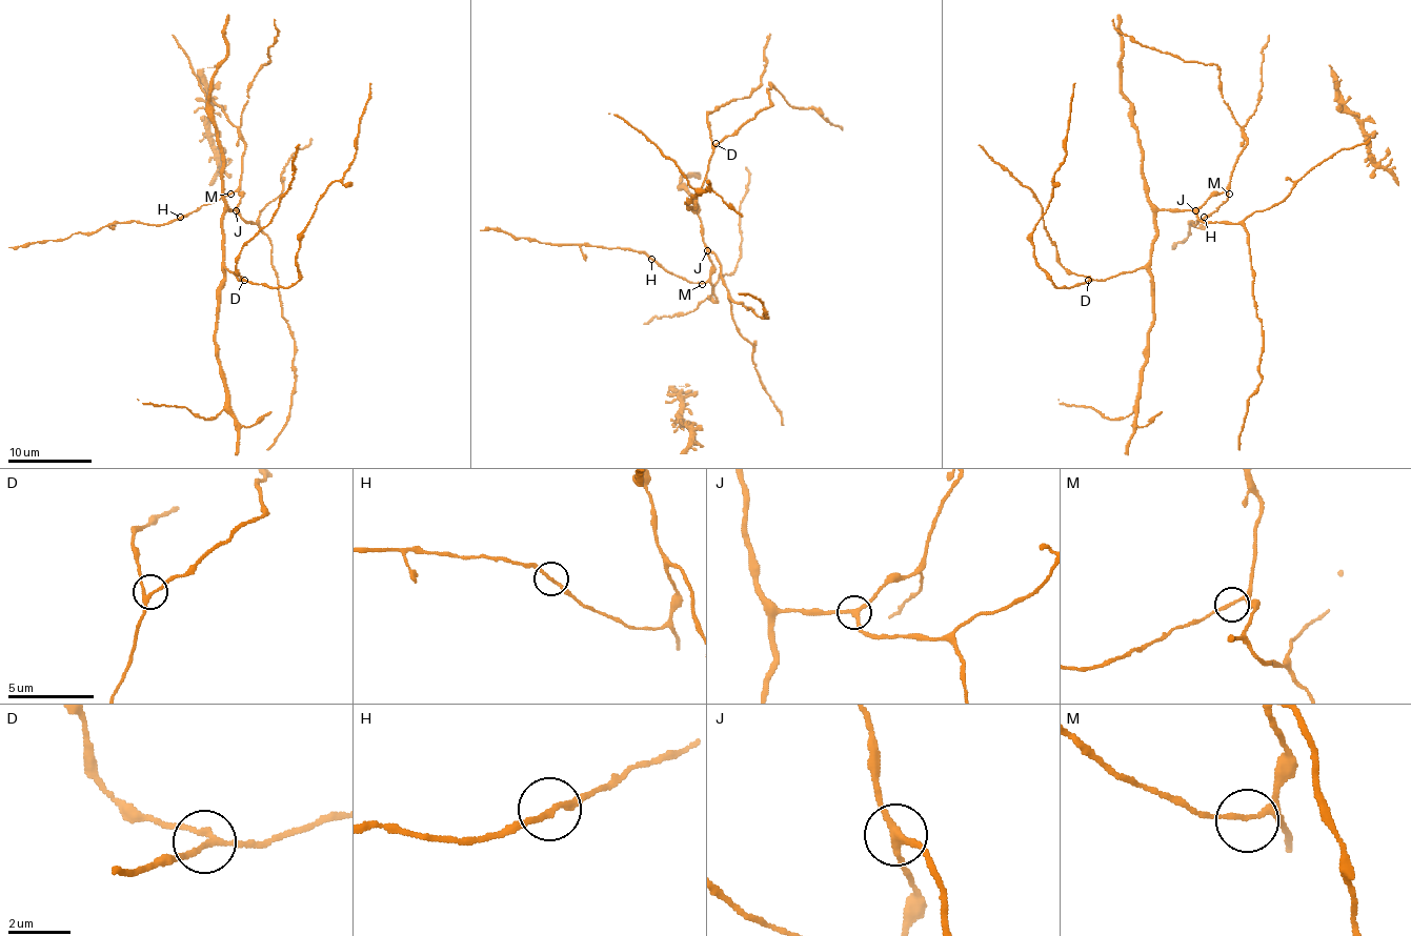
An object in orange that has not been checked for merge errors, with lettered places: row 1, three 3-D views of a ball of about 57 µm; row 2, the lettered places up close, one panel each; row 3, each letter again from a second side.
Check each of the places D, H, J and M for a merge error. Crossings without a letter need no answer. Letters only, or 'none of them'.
none of them

